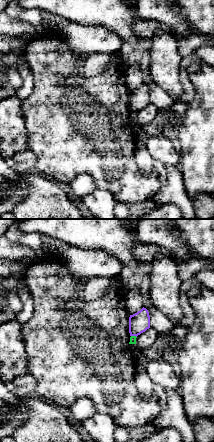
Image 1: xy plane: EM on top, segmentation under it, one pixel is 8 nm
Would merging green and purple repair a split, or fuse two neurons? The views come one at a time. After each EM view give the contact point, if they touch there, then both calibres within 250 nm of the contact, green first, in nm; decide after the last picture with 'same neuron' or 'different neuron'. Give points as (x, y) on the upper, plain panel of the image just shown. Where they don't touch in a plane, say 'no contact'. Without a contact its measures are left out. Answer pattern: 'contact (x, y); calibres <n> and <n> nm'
contact (134, 112); calibres 50 and 160 nm

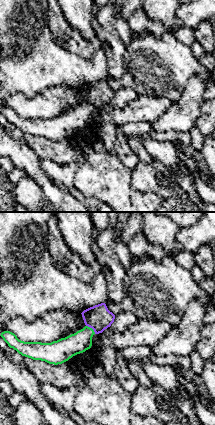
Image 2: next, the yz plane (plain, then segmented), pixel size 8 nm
contact (91, 104); calibres 170 and 200 nm

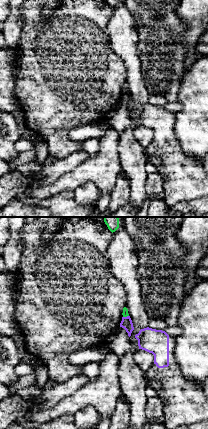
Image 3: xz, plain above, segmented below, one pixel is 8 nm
contact (125, 92); calibres 50 and 90 nm

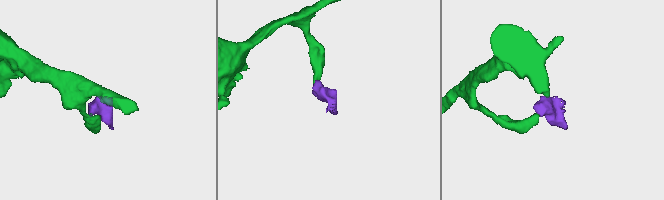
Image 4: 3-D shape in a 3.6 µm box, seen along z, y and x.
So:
different neuron

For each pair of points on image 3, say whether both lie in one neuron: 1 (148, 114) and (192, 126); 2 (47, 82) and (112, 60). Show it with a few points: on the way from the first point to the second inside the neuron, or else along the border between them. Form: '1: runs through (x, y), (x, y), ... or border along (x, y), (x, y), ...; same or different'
1: border along (175, 114), (174, 134), (180, 144); different
2: runs through (65, 84), (96, 84), (102, 78); same

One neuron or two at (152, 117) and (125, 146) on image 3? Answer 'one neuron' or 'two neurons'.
two neurons

